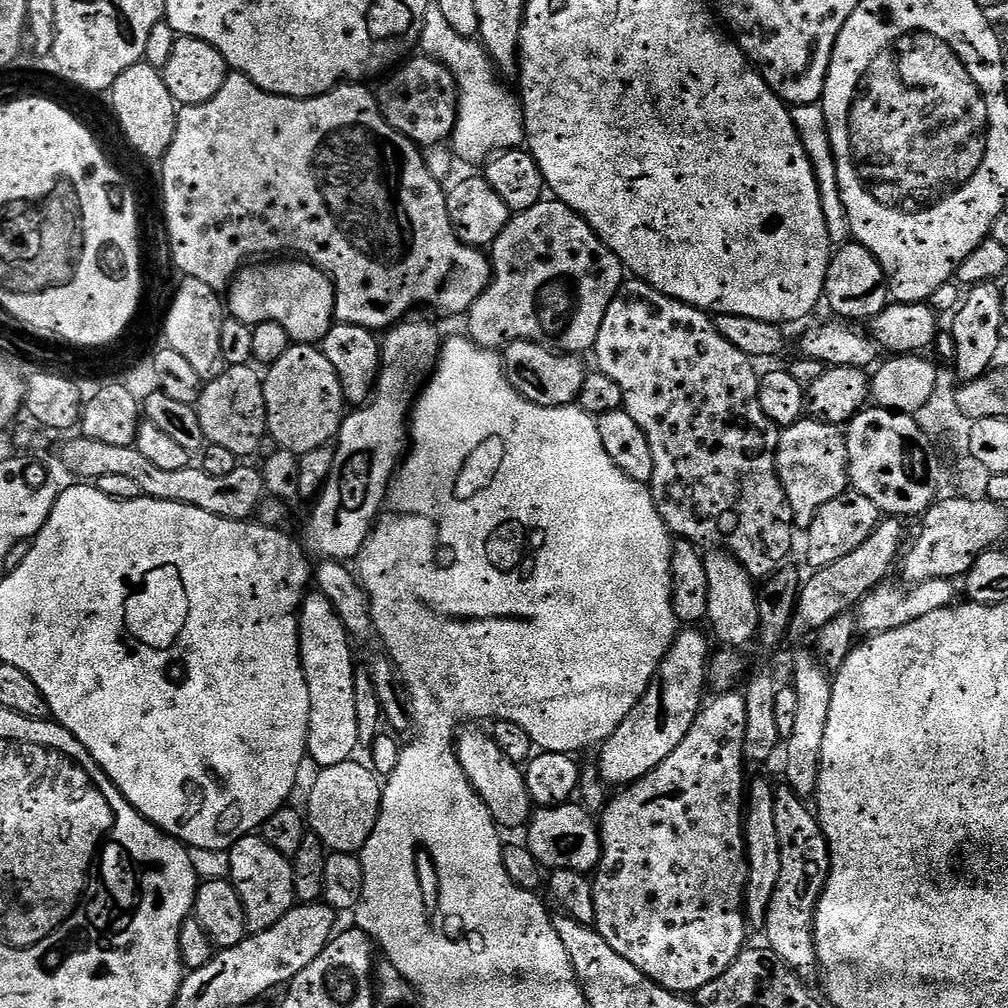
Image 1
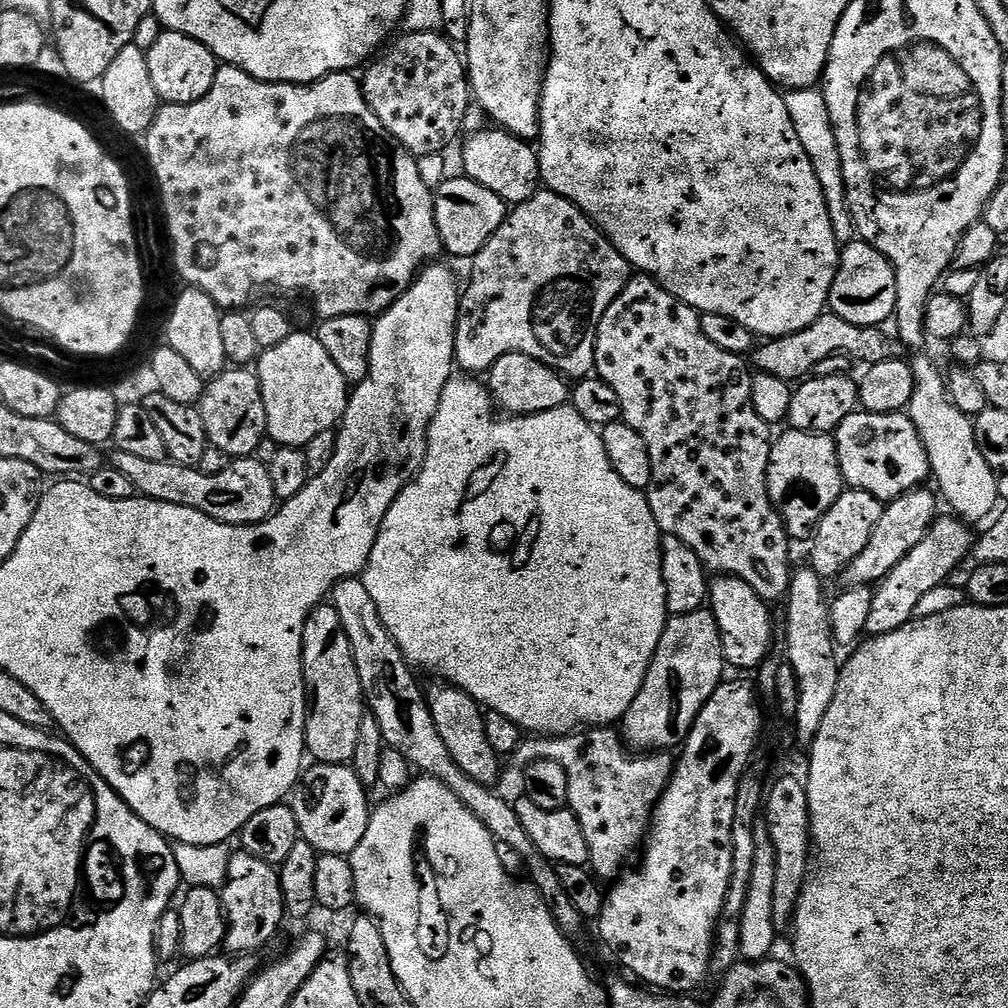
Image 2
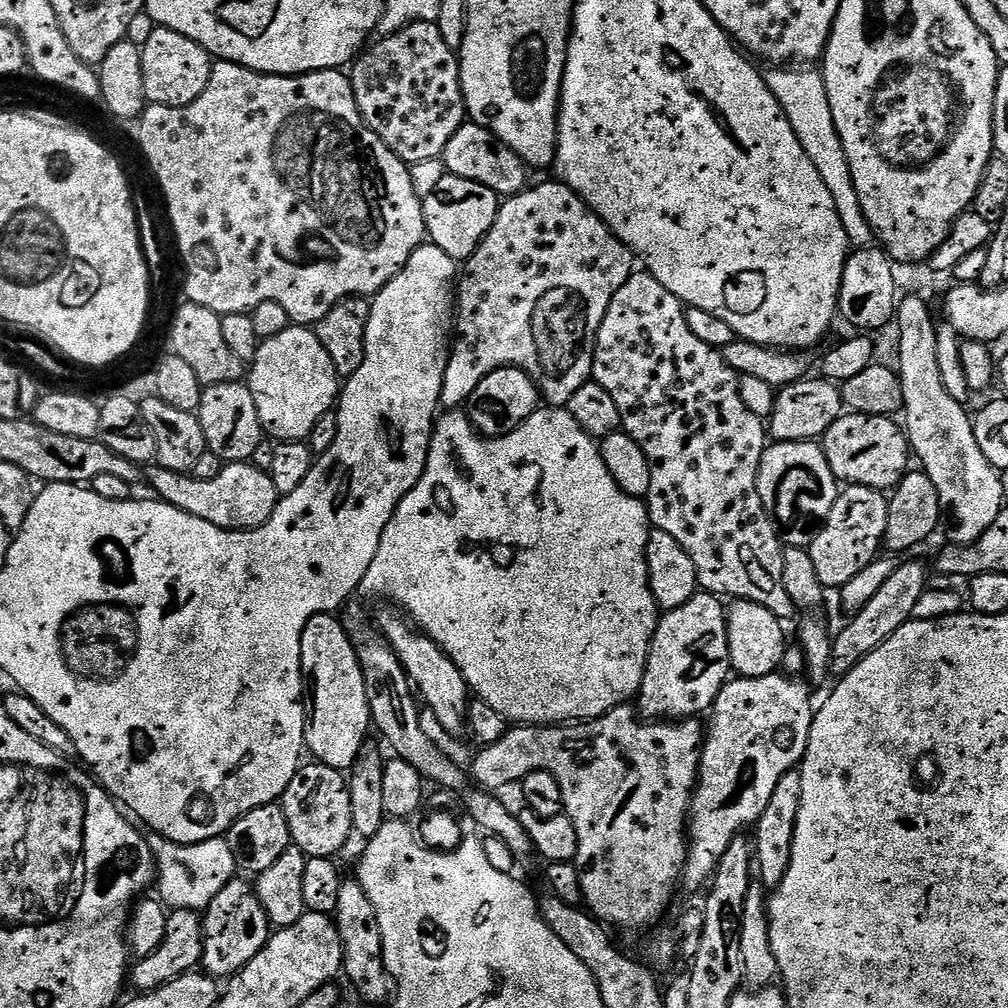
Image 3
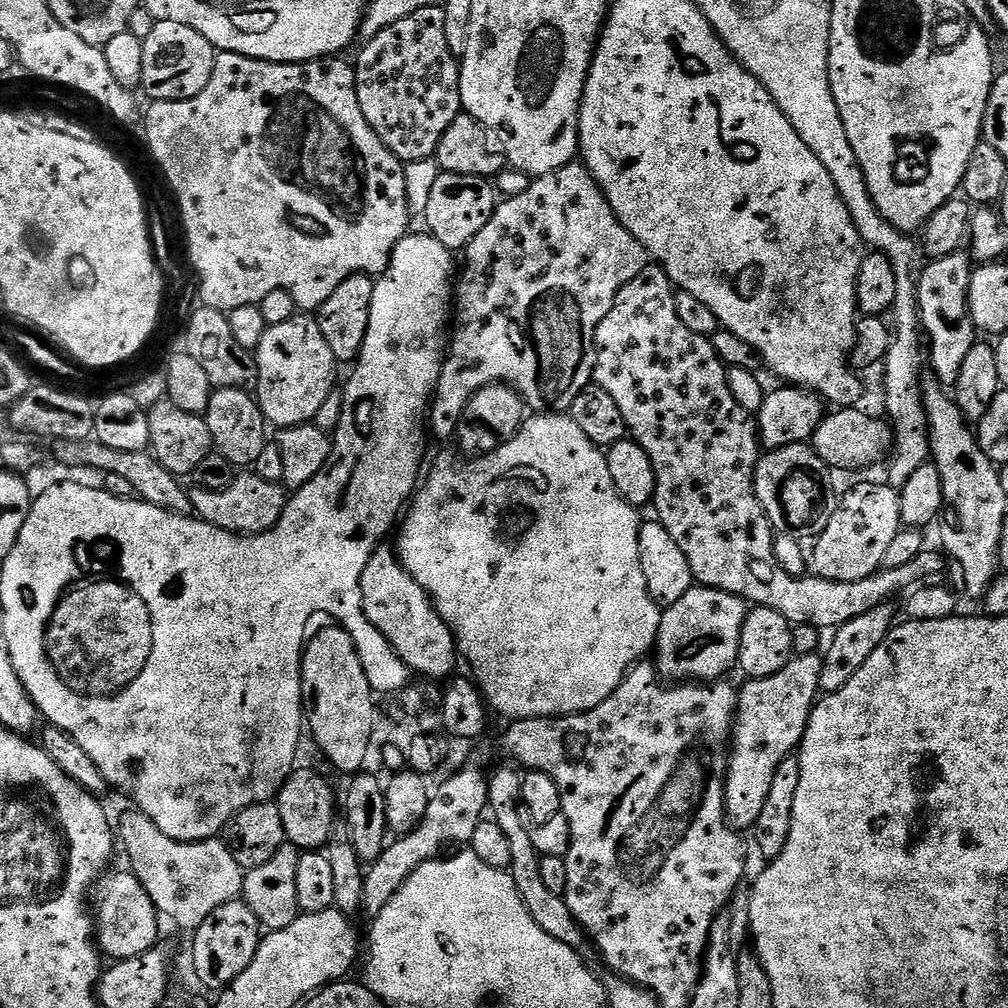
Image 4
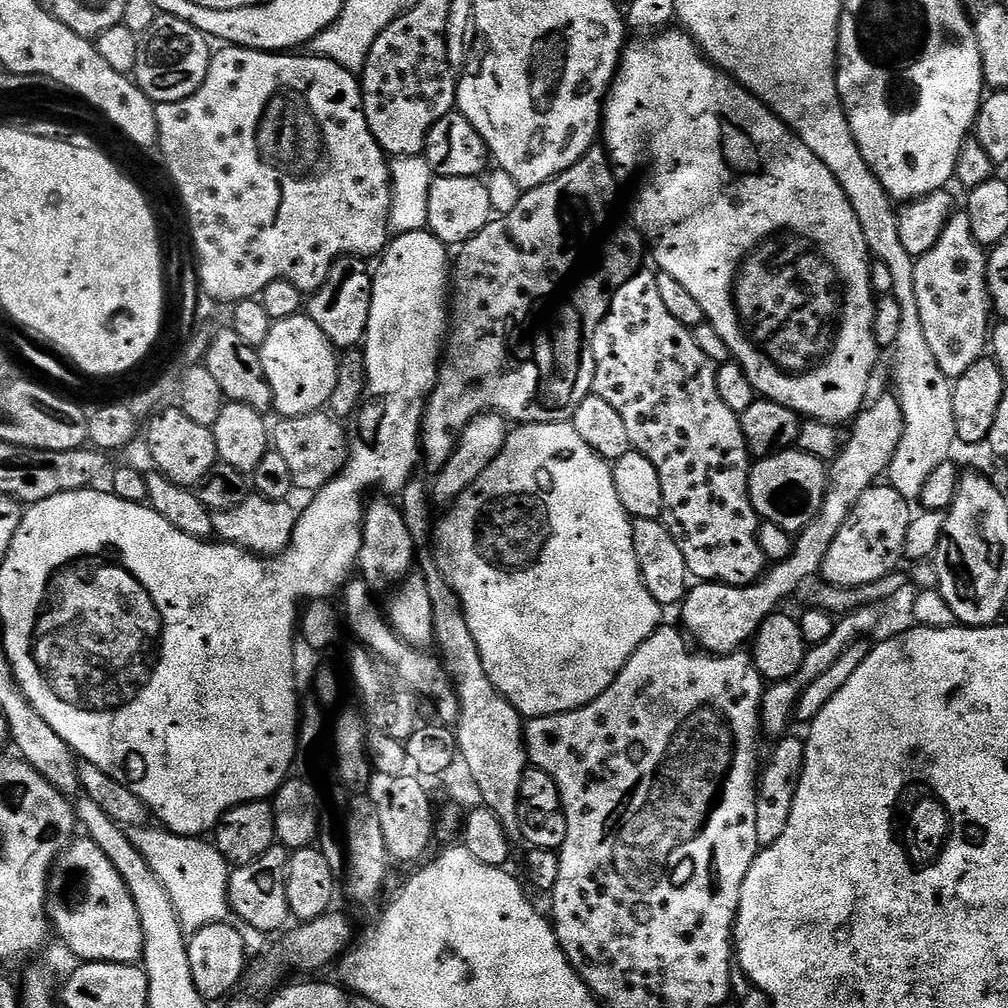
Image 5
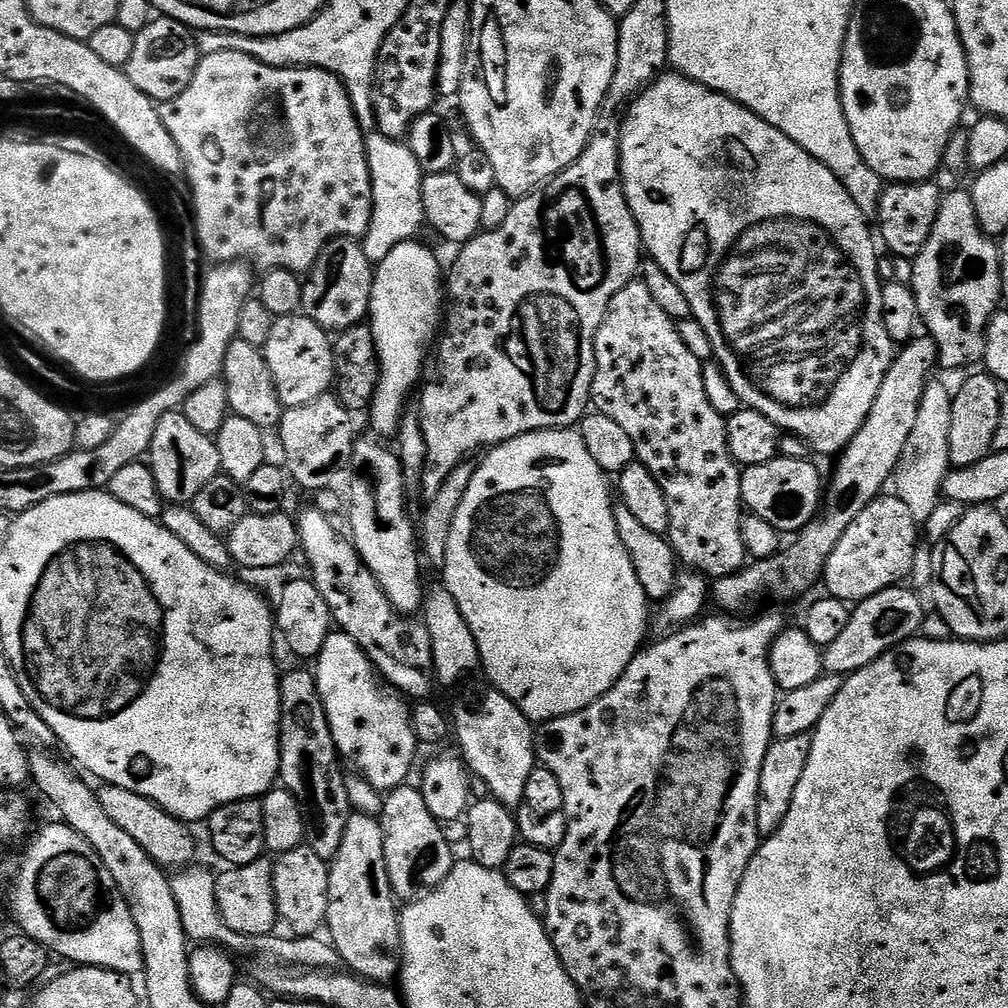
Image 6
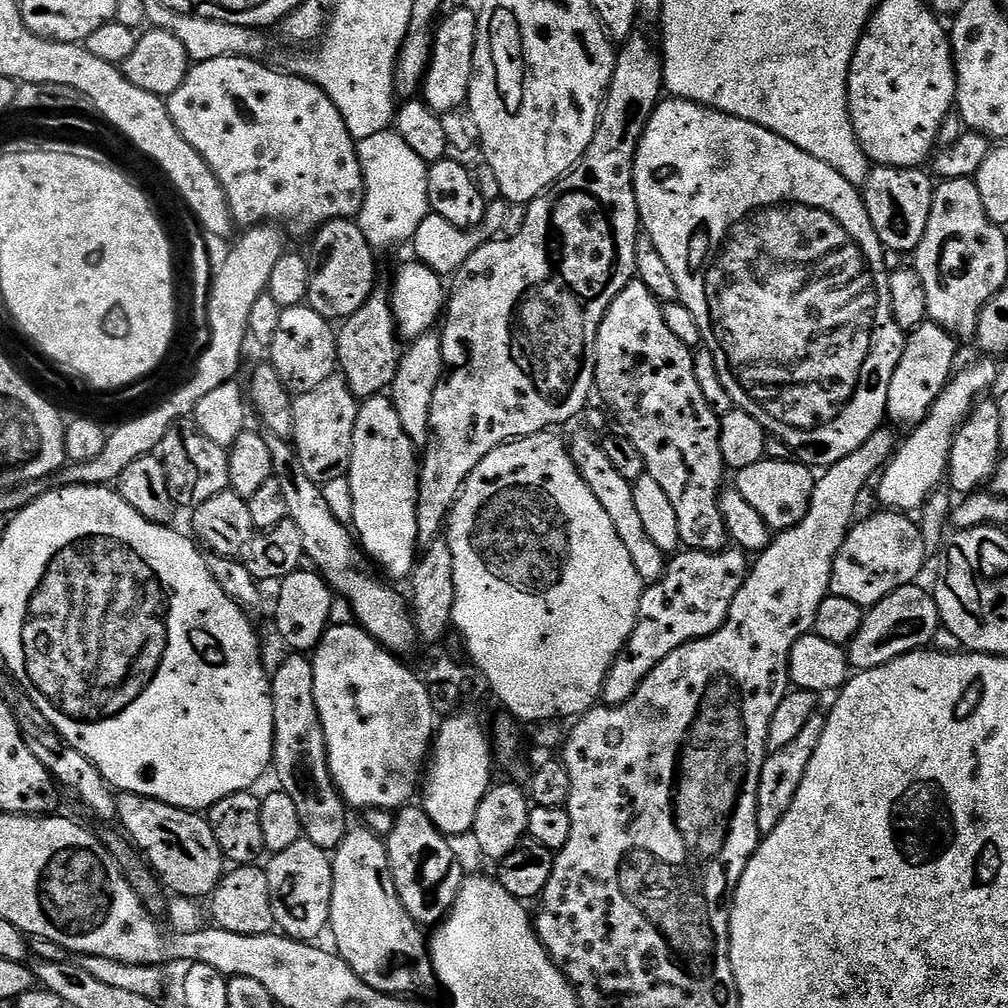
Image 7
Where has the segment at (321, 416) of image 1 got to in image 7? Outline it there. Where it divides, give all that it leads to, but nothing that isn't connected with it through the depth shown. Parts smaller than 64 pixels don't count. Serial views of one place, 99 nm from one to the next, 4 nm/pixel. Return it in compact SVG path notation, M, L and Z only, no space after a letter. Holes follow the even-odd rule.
M307 306L284 309L270 352L271 364L276 368L289 392L293 394L309 392L314 390L314 386L322 386L322 382L333 376L338 368L336 332L333 325L326 318L322 318L322 314Z

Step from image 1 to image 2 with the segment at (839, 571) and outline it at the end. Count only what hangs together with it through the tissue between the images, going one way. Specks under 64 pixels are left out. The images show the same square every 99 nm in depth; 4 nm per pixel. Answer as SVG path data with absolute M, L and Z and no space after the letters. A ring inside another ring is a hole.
M924 486L912 488L885 505L878 524L871 531L870 540L842 572L842 578L845 578L847 585L863 587L879 583L922 540L937 515L937 497L934 492L932 494L926 489Z

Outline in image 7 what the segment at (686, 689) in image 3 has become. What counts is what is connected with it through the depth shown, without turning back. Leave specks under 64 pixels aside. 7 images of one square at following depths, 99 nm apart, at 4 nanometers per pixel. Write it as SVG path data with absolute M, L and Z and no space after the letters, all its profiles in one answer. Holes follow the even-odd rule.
M931 322L920 324L907 333L902 359L894 370L894 378L890 378L887 419L893 425L905 424L905 429L911 430L927 418L928 411L954 375L957 367L956 347L956 337Z

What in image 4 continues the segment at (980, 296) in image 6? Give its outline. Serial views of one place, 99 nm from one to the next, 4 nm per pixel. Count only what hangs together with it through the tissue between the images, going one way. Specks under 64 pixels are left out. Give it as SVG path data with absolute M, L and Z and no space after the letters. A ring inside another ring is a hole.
M961 250L941 260L923 265L924 273L916 280L916 306L920 310L920 327L926 344L932 347L932 368L941 385L955 385L962 370L966 354L978 342L978 329L968 313L968 291L974 271L973 261L967 251Z

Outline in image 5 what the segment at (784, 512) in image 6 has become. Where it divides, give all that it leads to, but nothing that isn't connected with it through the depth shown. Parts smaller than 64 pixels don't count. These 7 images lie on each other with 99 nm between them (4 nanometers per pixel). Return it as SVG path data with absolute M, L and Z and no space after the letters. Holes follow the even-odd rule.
M799 450L756 460L748 473L749 498L759 519L793 534L803 532L805 526L820 513L827 489L825 461Z

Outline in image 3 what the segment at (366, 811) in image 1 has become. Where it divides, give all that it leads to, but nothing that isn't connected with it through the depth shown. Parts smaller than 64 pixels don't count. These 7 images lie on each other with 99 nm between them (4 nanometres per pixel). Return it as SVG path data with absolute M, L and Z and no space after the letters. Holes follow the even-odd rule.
M319 762L301 763L292 776L290 786L282 797L286 822L290 822L292 842L297 844L305 856L335 857L353 835L350 814L350 790L345 773Z

